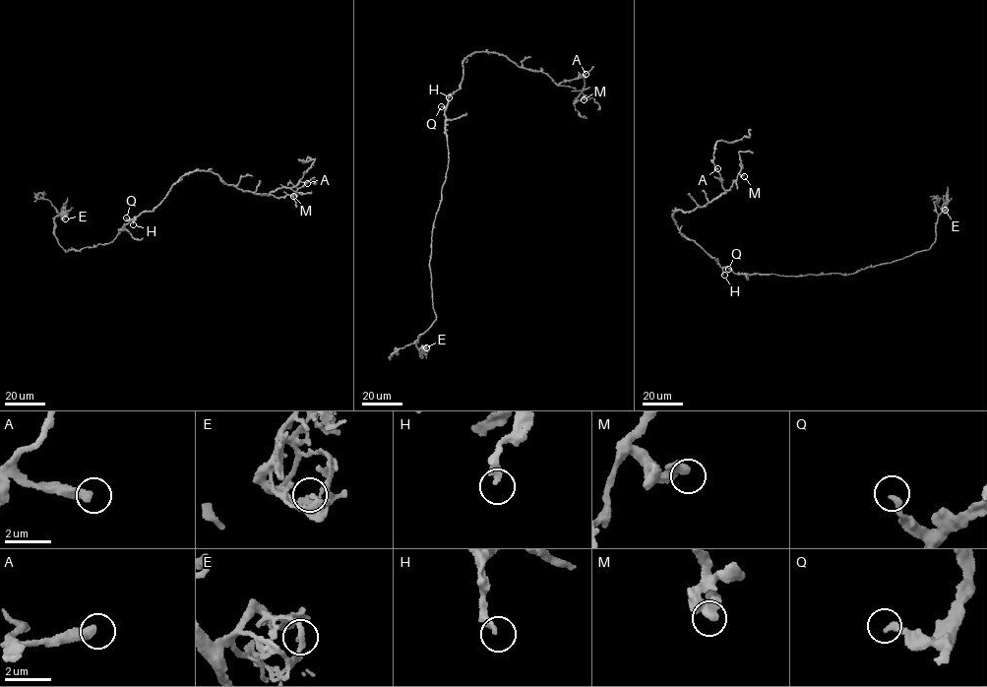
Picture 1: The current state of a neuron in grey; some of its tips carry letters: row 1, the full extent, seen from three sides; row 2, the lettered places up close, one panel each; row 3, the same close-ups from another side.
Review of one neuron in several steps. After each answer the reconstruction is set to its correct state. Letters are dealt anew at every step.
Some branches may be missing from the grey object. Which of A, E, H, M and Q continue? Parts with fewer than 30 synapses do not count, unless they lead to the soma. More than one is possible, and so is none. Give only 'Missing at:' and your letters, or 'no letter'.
Missing at: A

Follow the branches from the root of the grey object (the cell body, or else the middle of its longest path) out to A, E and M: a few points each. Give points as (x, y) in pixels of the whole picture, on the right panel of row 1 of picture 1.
A: (731, 271), (682, 236), (673, 216), (679, 209), (686, 212), (703, 206), (725, 192), (717, 168)
E: (731, 271), (788, 277), (846, 275), (892, 263), (930, 248), (935, 240), (938, 216), (945, 210)
M: (731, 271), (682, 236), (673, 216), (679, 209), (686, 212), (703, 206), (728, 190), (738, 174), (744, 176)

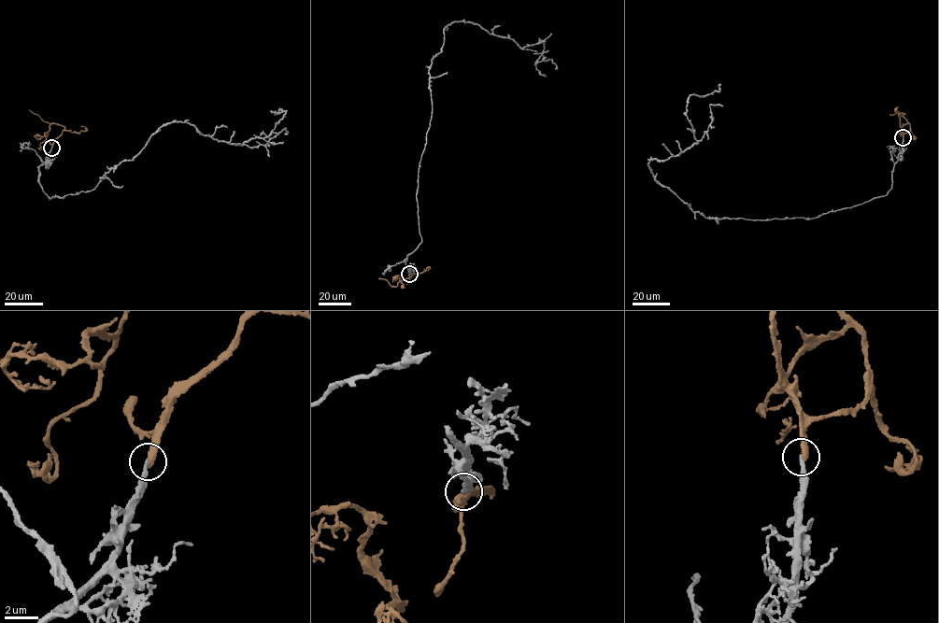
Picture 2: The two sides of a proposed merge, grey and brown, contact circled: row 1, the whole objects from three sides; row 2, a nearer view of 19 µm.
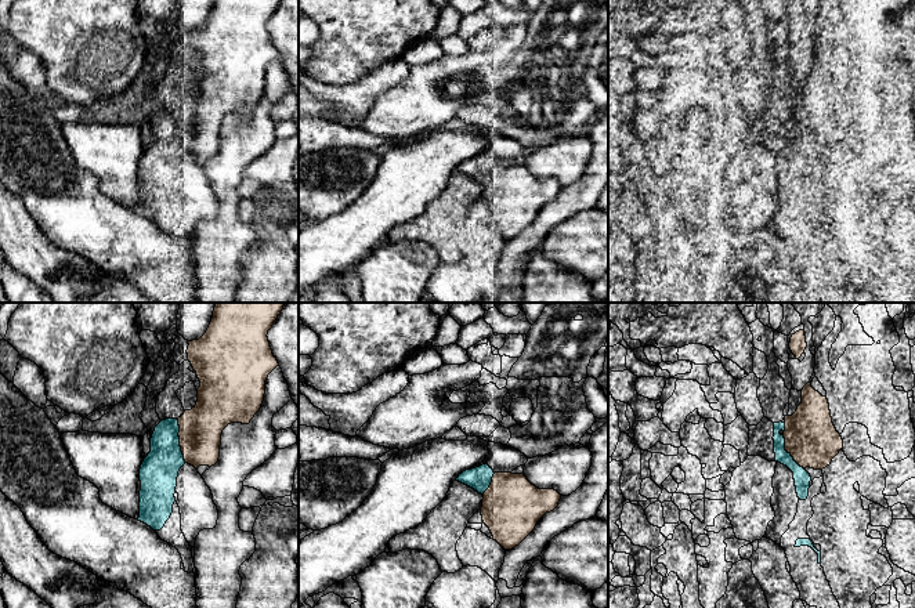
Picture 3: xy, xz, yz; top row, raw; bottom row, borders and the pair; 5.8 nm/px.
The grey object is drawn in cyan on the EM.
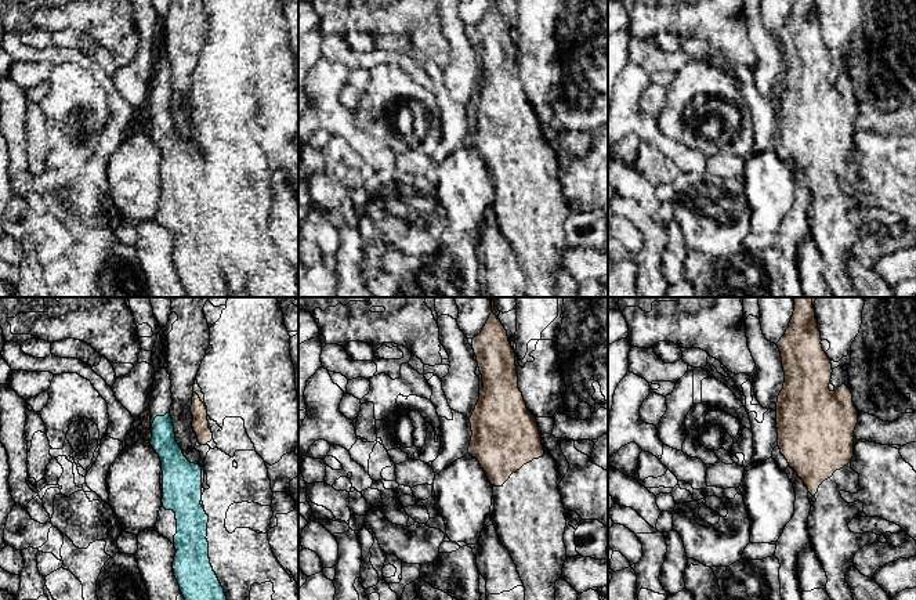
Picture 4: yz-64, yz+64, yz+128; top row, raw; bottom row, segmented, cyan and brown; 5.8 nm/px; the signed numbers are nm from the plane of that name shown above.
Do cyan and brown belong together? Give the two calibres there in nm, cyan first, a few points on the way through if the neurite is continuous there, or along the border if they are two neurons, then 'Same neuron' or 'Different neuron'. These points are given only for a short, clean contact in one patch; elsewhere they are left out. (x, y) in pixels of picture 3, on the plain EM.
Thickness 220 nm (cyan) against 240 nm. Same neuron

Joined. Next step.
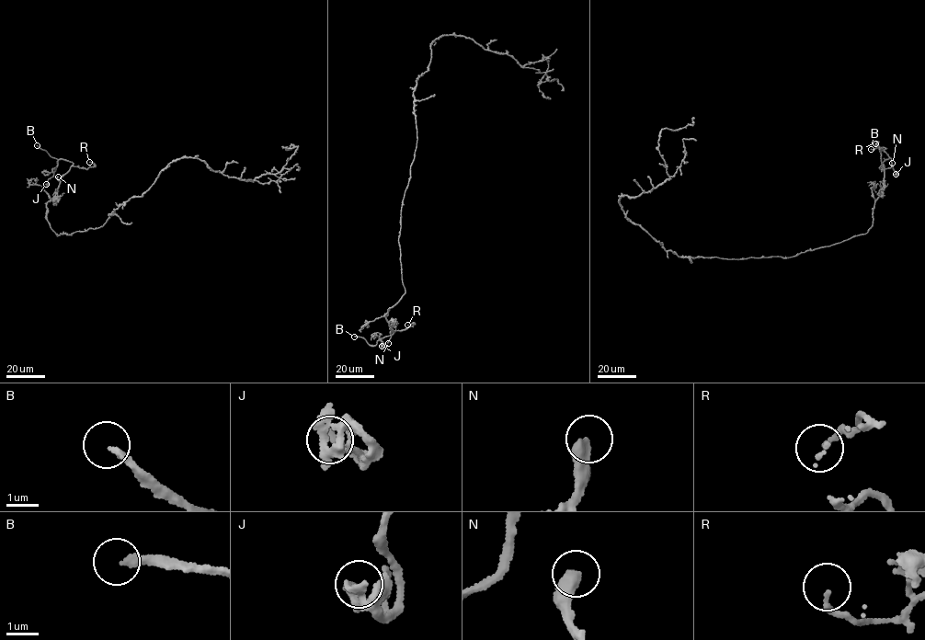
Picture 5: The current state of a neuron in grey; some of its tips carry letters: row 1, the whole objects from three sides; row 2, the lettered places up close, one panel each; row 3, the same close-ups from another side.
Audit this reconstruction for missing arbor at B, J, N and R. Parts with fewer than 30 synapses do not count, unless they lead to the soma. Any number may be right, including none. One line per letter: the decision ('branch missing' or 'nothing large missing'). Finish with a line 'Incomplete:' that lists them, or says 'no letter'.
B: branch missing
J: nothing large missing
N: nothing large missing
R: nothing large missing
Incomplete: B

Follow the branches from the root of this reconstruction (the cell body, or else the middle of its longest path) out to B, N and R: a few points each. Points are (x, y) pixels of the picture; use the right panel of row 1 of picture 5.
B: (707, 257), (787, 257), (865, 234), (872, 224), (874, 200), (883, 189), (880, 149), (886, 149), (871, 149)
N: (707, 257), (787, 257), (865, 234), (872, 224), (874, 200), (882, 191), (884, 170), (892, 163)
R: (707, 257), (787, 257), (865, 234), (884, 185), (881, 149), (875, 143)

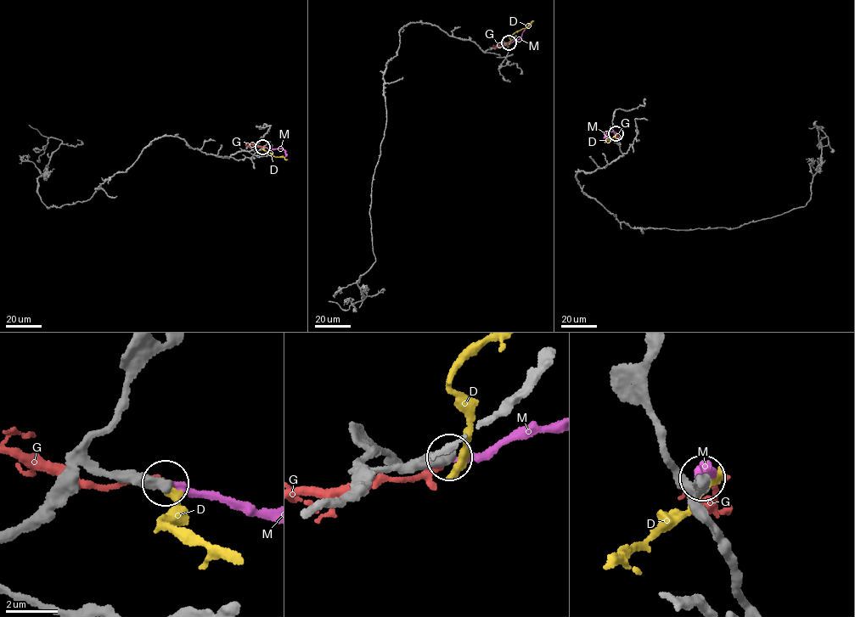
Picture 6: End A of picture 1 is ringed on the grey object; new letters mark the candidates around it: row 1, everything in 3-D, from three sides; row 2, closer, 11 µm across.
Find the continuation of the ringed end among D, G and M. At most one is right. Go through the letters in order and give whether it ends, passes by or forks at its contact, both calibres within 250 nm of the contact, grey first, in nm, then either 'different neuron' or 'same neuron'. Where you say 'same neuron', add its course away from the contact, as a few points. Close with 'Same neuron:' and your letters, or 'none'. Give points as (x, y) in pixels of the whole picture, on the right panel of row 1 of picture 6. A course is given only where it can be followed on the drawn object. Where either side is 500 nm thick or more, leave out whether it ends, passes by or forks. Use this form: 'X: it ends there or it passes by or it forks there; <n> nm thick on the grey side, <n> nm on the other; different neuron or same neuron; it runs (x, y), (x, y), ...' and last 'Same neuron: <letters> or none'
D: it ends there; 440 nm thick on the grey side, 400 nm on the other; different neuron
G: 600 nm thick on the grey side, 320 nm on the other; different neuron
M: it ends there; 480 nm thick on the grey side, 240 nm on the other; same neuron; it runs (615, 134), (608, 131), (604, 138)
Same neuron: M

